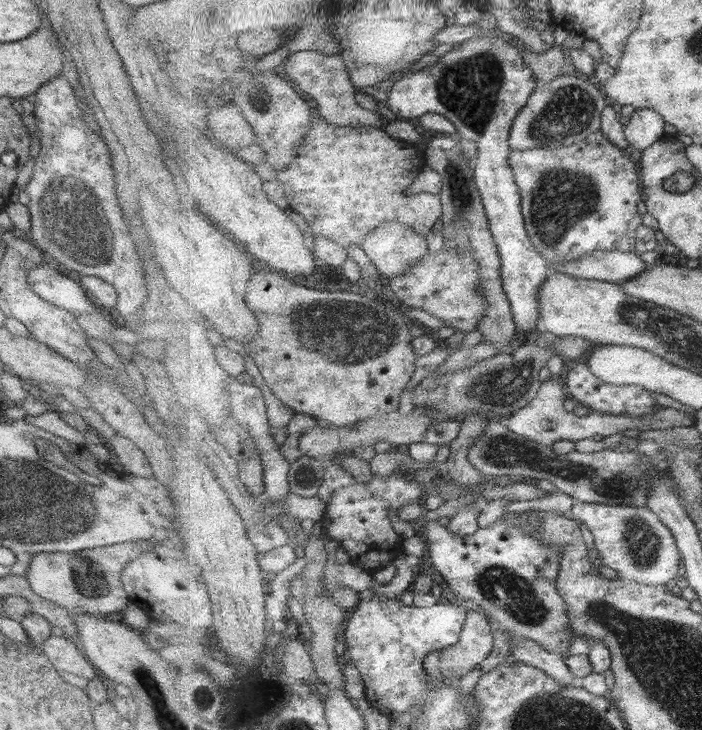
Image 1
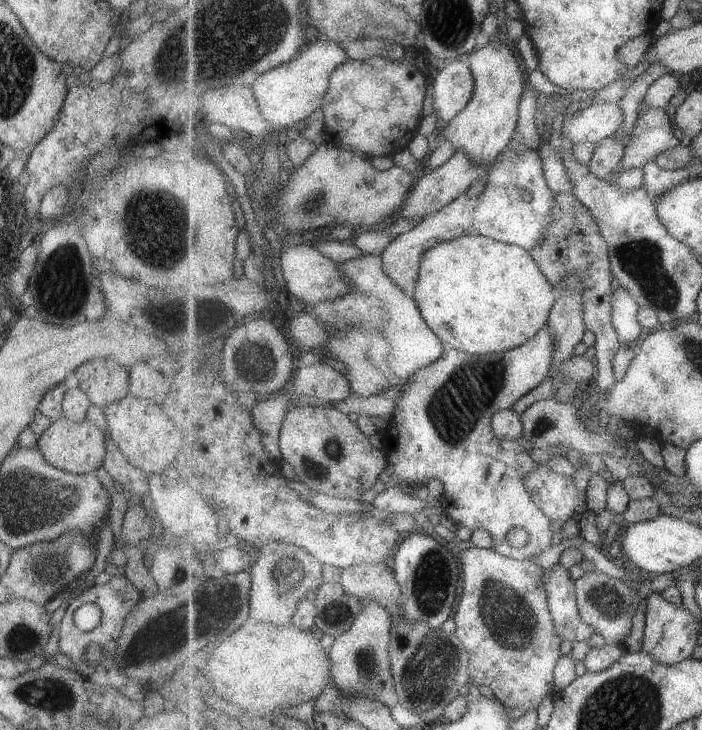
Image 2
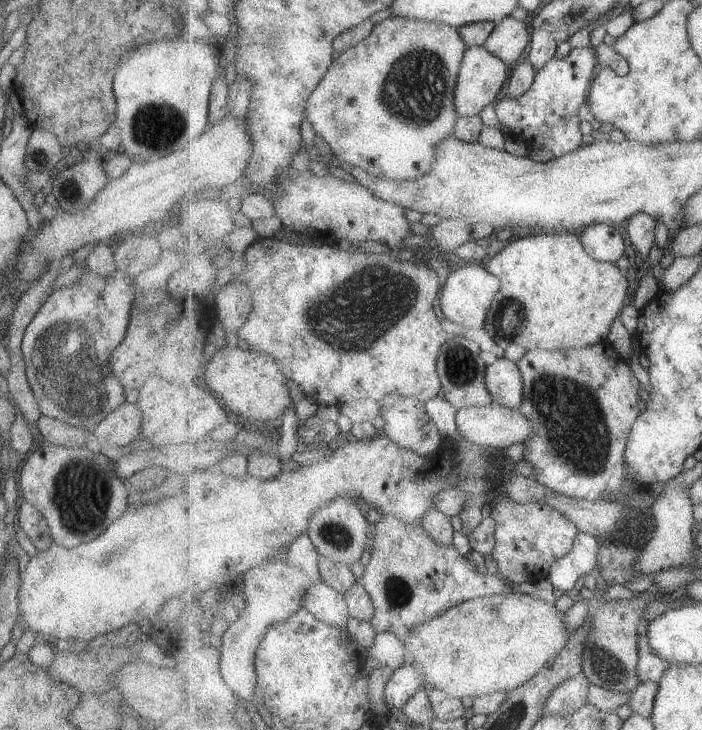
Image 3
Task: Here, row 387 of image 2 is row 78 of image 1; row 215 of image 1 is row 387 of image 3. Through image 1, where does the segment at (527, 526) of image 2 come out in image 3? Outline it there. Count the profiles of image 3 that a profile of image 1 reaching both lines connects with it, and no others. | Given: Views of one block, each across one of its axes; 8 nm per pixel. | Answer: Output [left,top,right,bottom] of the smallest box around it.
[486,357,524,409]

